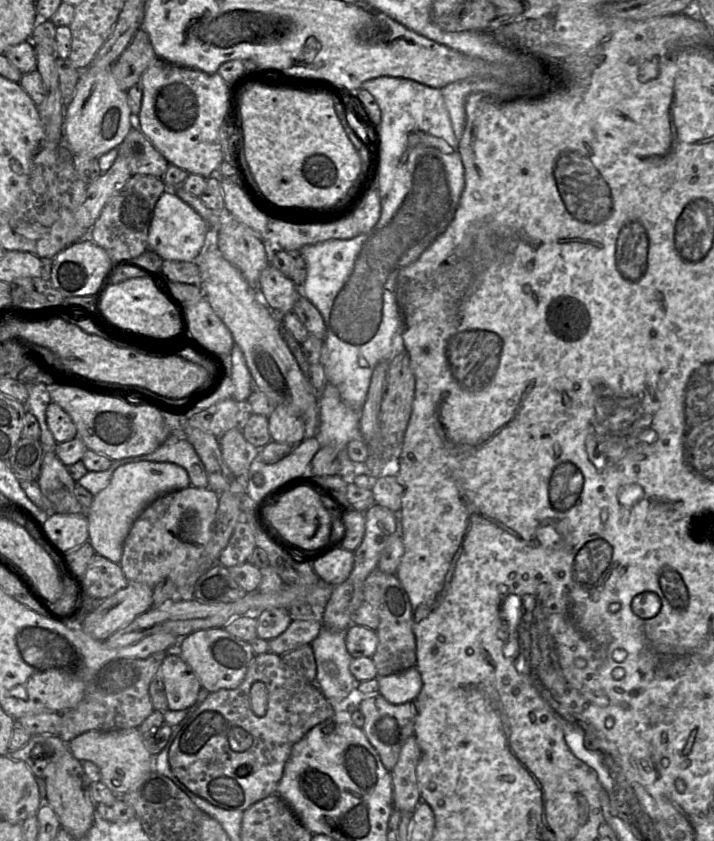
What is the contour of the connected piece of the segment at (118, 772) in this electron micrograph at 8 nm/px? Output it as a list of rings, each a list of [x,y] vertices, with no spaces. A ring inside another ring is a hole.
[[[138,728],[111,731],[88,731],[68,743],[69,751],[79,761],[91,761],[101,771],[101,781],[117,797],[128,793],[153,770],[154,756],[148,751]]]

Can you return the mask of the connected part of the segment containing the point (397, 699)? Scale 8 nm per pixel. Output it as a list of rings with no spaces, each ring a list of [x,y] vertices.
[[[416,666],[388,676],[377,676],[380,694],[392,704],[414,701],[422,689],[422,678]]]

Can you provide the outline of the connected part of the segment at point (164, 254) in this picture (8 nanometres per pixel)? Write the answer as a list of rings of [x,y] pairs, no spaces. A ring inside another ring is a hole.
[[[164,192],[154,207],[148,232],[148,249],[155,251],[163,260],[195,261],[205,251],[206,221],[176,194]]]

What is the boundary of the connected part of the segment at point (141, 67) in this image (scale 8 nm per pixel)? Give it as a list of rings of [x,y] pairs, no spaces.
[[[139,28],[112,65],[112,73],[119,86],[127,91],[140,81],[144,71],[156,58],[148,33]]]

